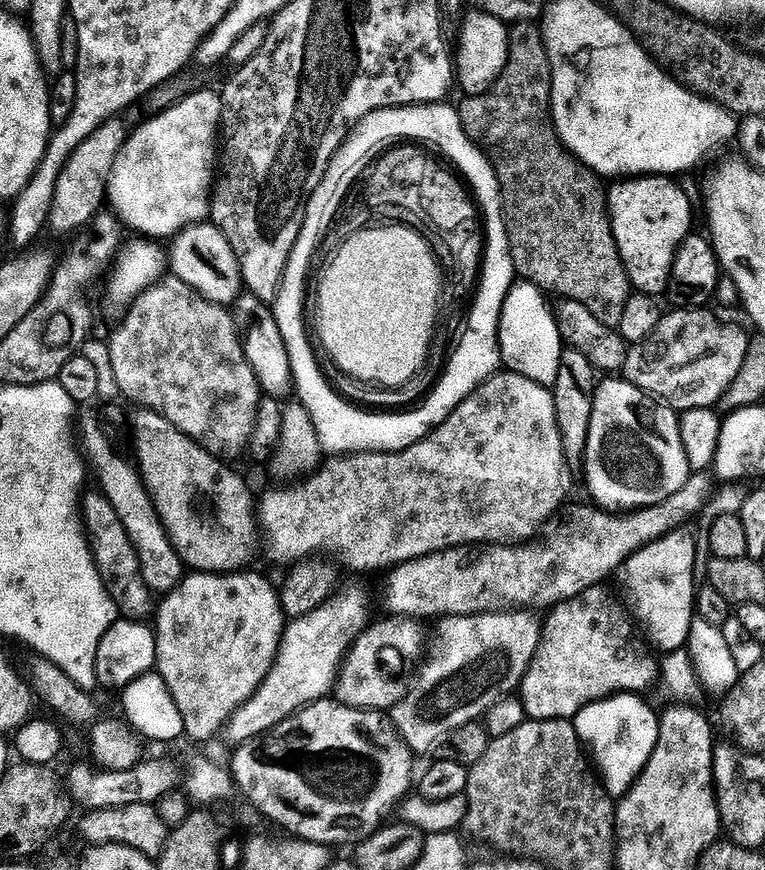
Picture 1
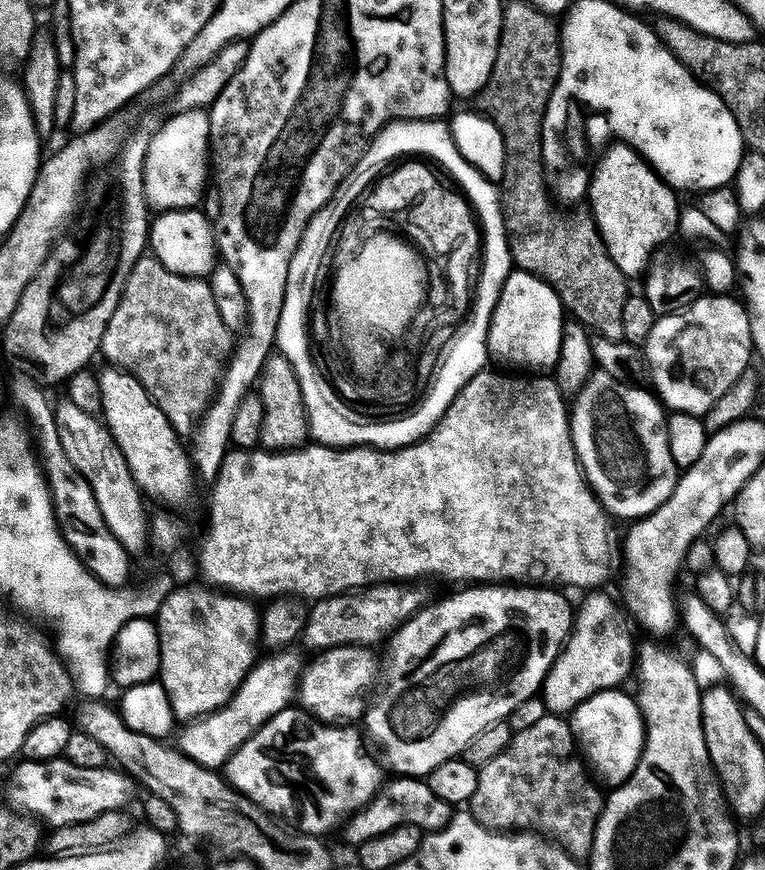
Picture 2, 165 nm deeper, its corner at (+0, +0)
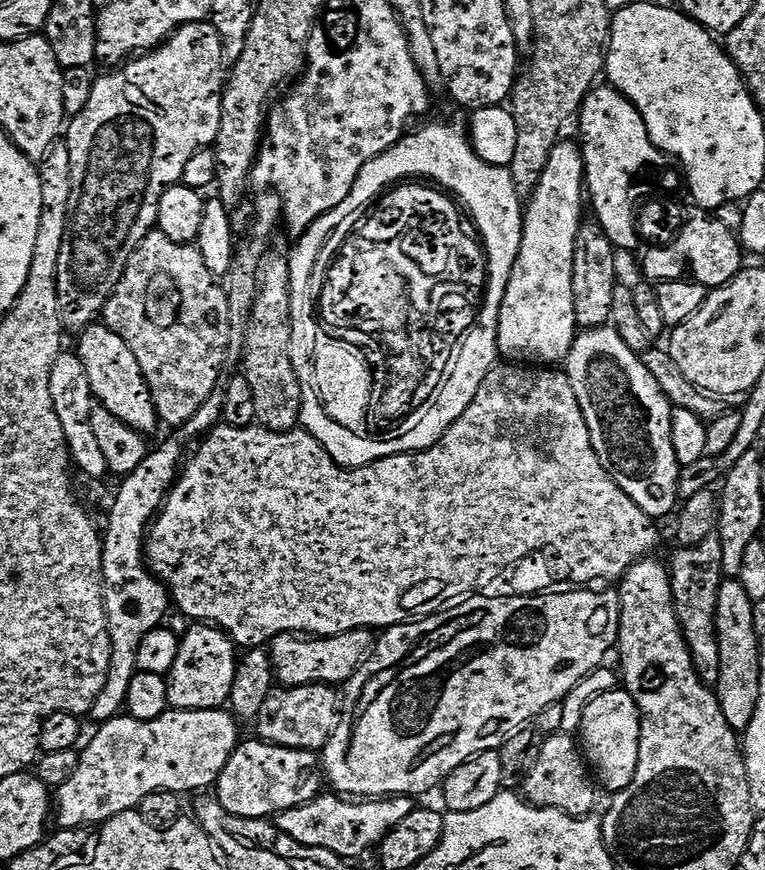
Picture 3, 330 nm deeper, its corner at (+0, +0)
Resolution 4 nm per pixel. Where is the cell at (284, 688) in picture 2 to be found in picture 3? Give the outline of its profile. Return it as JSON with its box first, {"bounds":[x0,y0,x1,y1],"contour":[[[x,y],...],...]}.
{"bounds":[54,708,240,829],"contour":[[[211,708],[197,712],[169,710],[153,720],[135,720],[121,714],[113,720],[105,720],[92,736],[88,745],[83,745],[84,753],[79,753],[72,777],[54,792],[54,820],[60,828],[83,829],[83,824],[99,826],[123,812],[133,811],[142,798],[151,792],[199,793],[215,785],[226,762],[232,757],[240,732],[236,729],[237,717],[231,711]]]}

